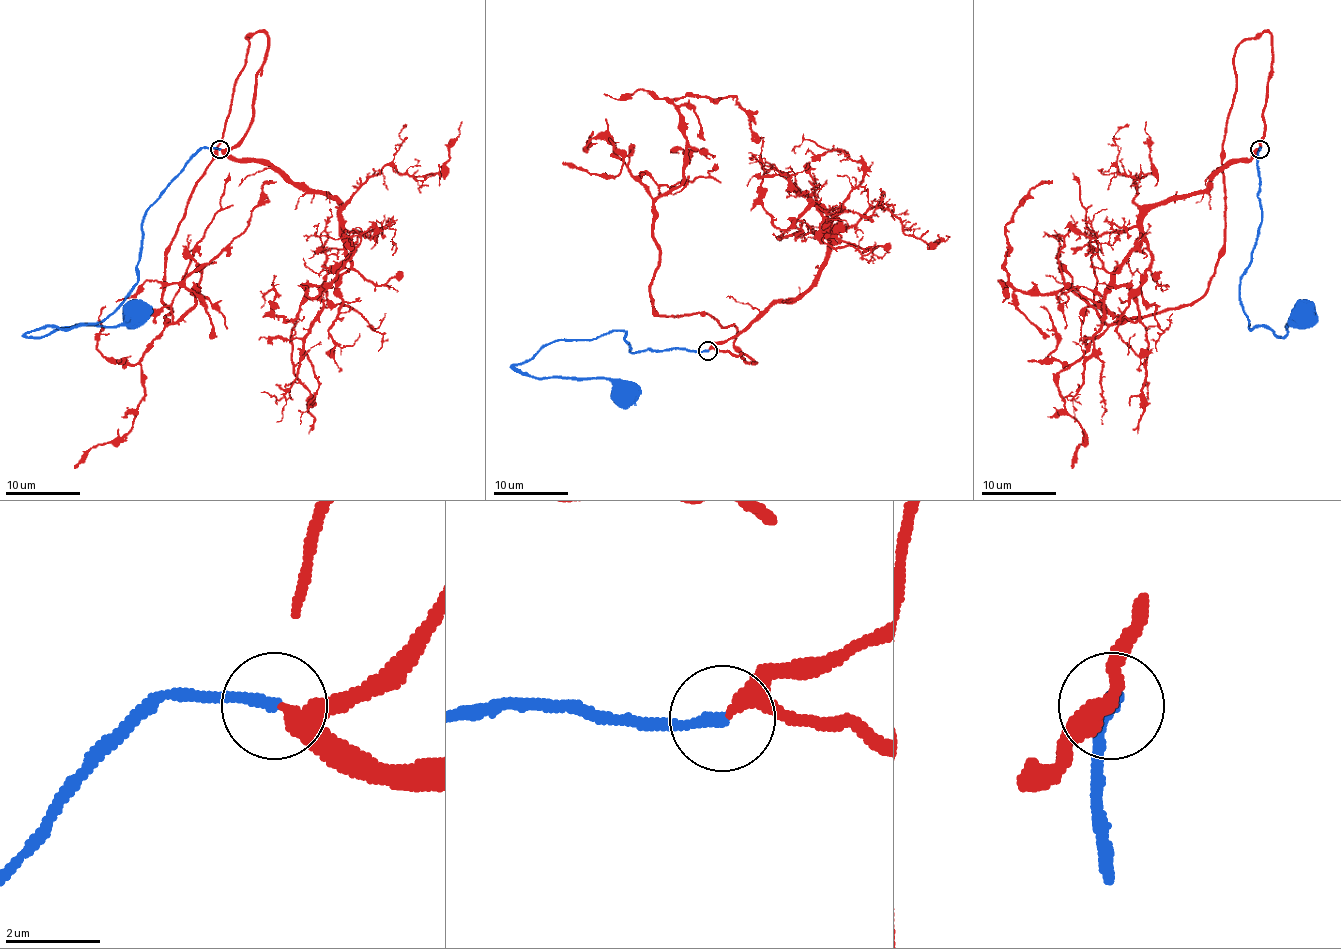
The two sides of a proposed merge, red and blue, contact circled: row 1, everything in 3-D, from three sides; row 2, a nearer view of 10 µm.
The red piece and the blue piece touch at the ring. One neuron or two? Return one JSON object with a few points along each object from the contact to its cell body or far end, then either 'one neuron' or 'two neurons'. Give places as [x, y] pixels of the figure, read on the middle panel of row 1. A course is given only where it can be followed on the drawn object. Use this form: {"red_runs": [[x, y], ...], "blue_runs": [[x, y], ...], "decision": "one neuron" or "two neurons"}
{"red_runs": [[708, 351], [755, 362], [650, 293], [672, 99], [732, 96], [759, 142]], "blue_runs": [[708, 351], [635, 353], [625, 332], [608, 330], [545, 343], [515, 368], [535, 377], [607, 377], [622, 394]], "decision": "one neuron"}

